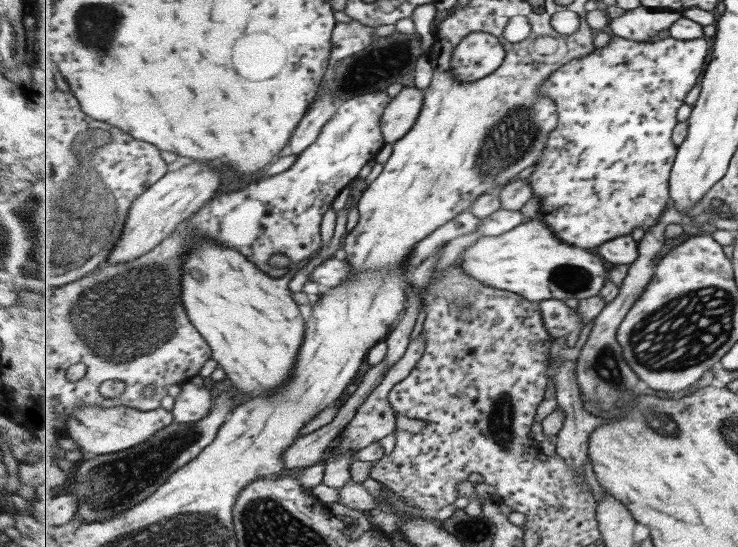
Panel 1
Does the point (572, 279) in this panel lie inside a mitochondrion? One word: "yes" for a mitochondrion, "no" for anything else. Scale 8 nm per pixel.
yes

